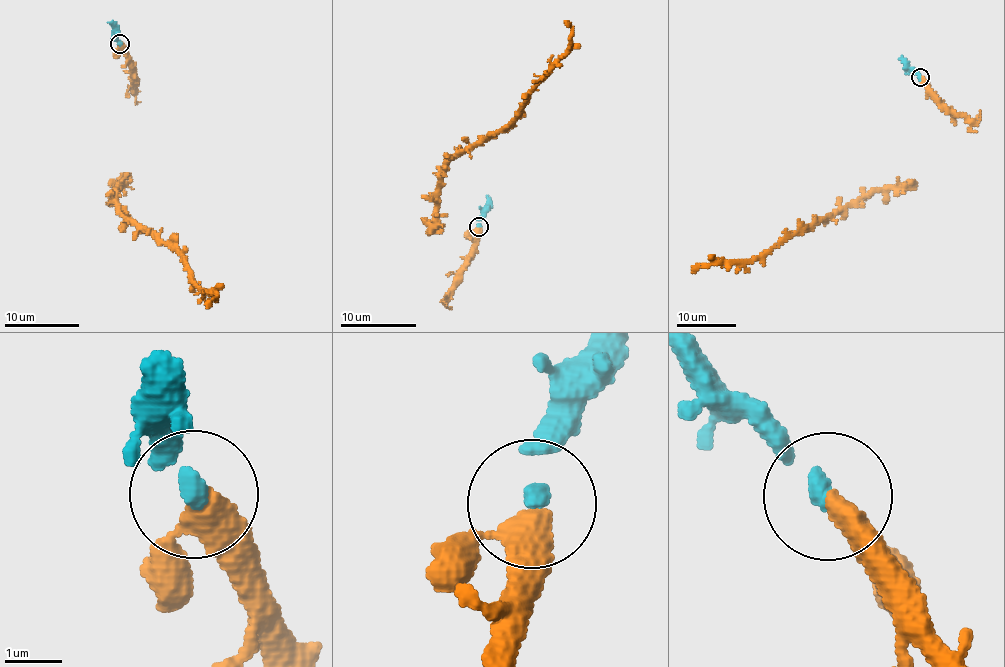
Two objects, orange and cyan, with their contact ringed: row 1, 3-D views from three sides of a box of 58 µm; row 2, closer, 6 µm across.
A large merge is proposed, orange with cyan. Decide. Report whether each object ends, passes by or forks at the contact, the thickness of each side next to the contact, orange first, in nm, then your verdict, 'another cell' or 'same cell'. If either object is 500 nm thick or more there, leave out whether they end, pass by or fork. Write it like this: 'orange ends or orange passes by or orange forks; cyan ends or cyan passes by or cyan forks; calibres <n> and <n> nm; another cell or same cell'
orange passes by; cyan ends; calibres 360 and 280 nm; same cell

